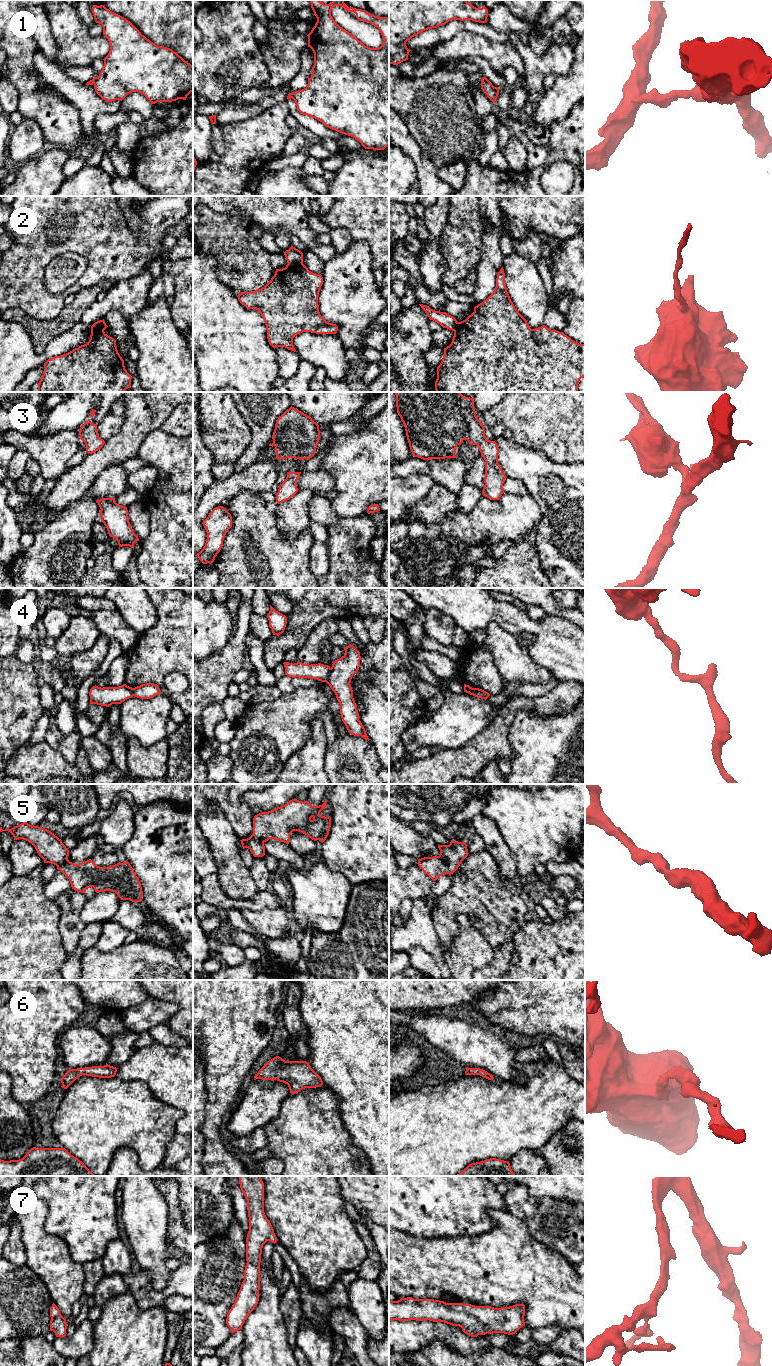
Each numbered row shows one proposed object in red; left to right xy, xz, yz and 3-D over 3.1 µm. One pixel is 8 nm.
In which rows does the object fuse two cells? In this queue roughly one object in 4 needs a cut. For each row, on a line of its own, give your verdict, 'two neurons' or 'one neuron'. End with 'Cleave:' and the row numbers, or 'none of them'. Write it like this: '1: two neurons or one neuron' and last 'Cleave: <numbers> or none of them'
1: two neurons
2: two neurons
3: one neuron
4: two neurons
5: one neuron
6: one neuron
7: one neuron
Cleave: 1, 2, 4

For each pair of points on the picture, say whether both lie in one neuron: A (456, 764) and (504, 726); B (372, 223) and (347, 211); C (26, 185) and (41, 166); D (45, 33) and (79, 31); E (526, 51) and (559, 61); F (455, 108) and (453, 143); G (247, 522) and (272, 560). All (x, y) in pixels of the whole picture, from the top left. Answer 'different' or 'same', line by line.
A: same
B: same
C: same
D: different
E: same
F: same
G: same

